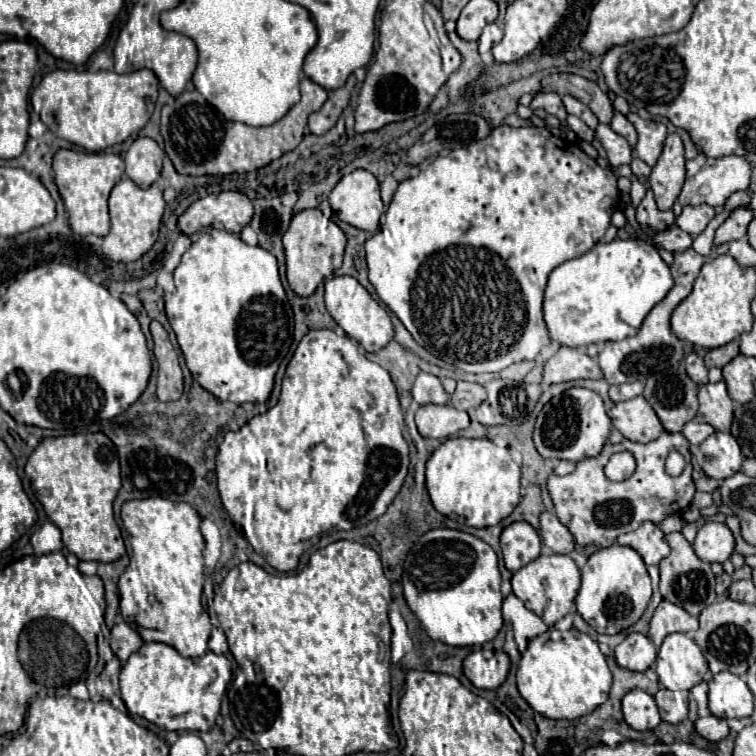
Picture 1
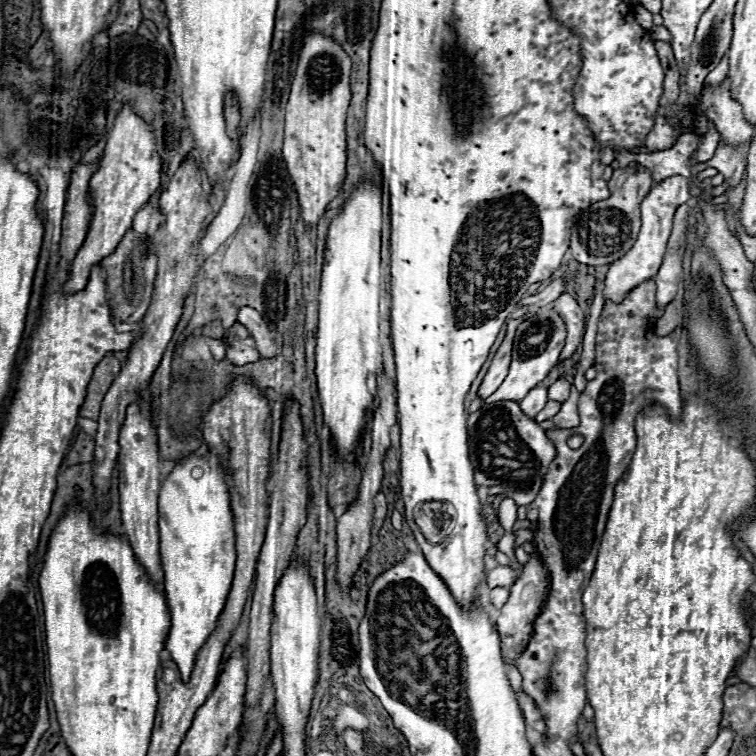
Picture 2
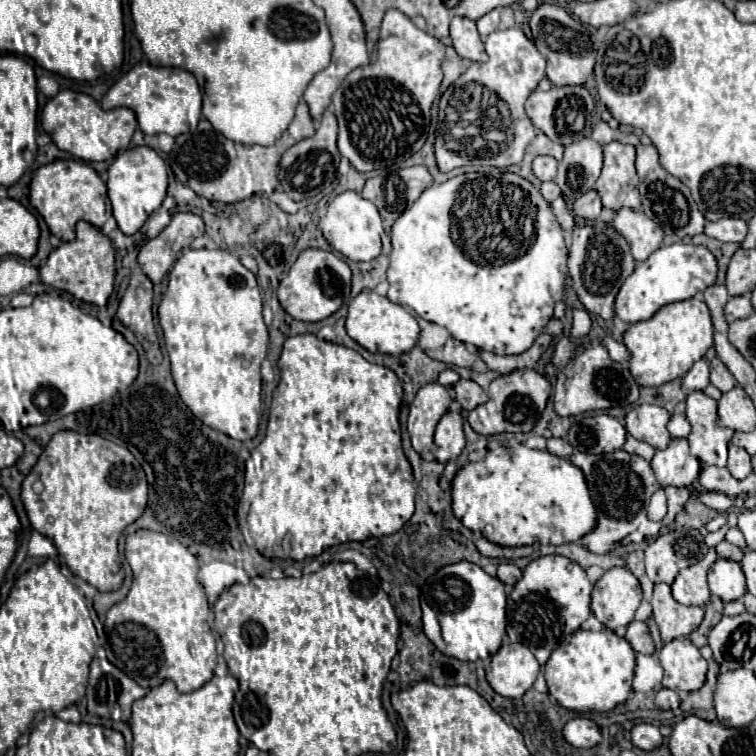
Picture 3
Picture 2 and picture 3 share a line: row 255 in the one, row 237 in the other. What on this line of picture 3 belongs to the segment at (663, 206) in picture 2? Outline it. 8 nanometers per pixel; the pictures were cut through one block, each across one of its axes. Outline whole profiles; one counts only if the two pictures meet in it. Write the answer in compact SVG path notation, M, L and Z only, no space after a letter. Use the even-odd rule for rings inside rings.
M620 208L614 216L614 228L630 242L634 260L646 260L654 250L658 250L662 246L662 240L664 240L662 228L654 220L650 220L642 210L634 212L632 208Z

